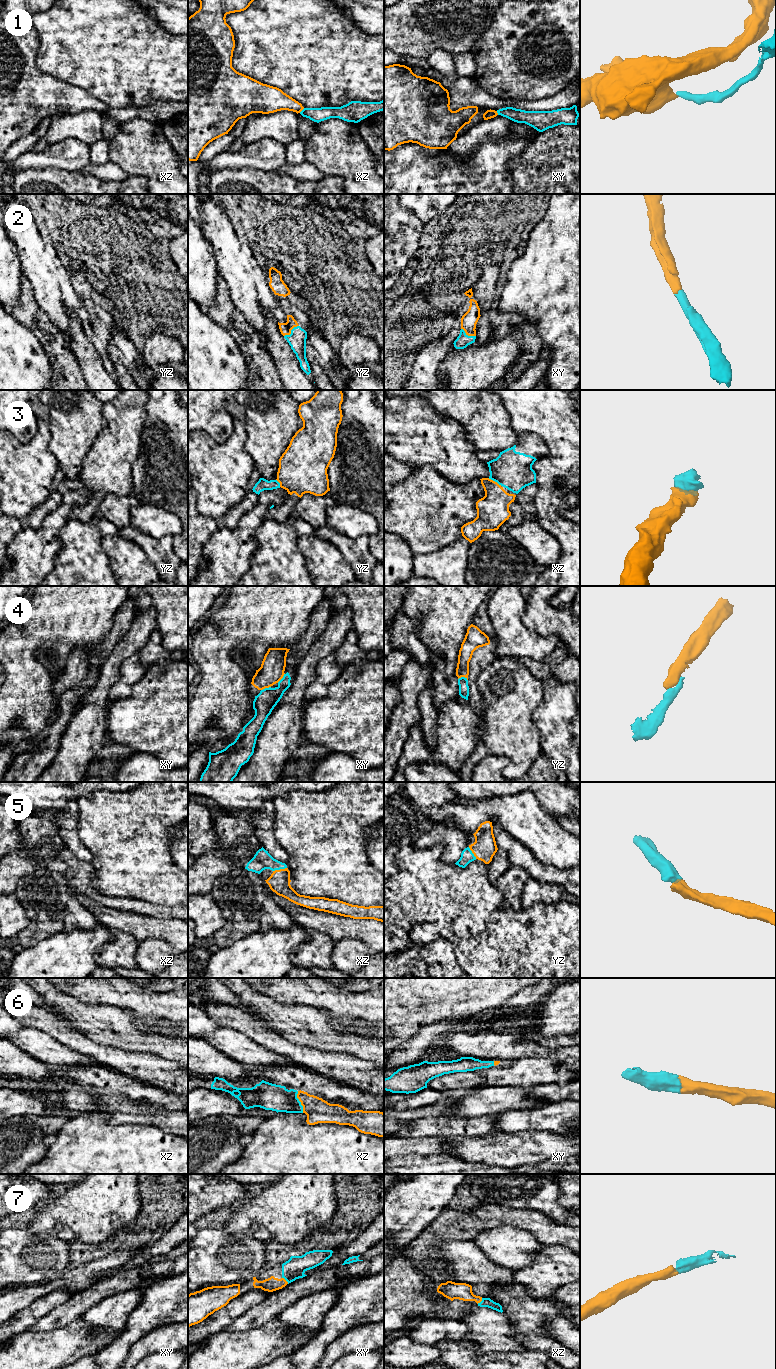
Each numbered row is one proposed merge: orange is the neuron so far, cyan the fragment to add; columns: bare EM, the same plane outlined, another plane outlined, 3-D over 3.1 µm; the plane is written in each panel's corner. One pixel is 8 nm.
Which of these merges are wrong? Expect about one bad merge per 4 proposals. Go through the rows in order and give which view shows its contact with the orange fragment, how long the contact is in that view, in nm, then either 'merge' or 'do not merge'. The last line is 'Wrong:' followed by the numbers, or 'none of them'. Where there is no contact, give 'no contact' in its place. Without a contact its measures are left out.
1: meets orange in xz; contact 60 nm long; do not merge
2: meets orange in yz; contact 150 nm long; merge
3: meets orange in xz; contact 130 nm long; merge
4: meets orange in yz; contact 80 nm long; merge
5: meets orange in xz; contact 120 nm long; merge
6: meets orange in xz; contact 180 nm long; merge
7: meets orange in xy; contact 80 nm long; merge
Wrong: 1

